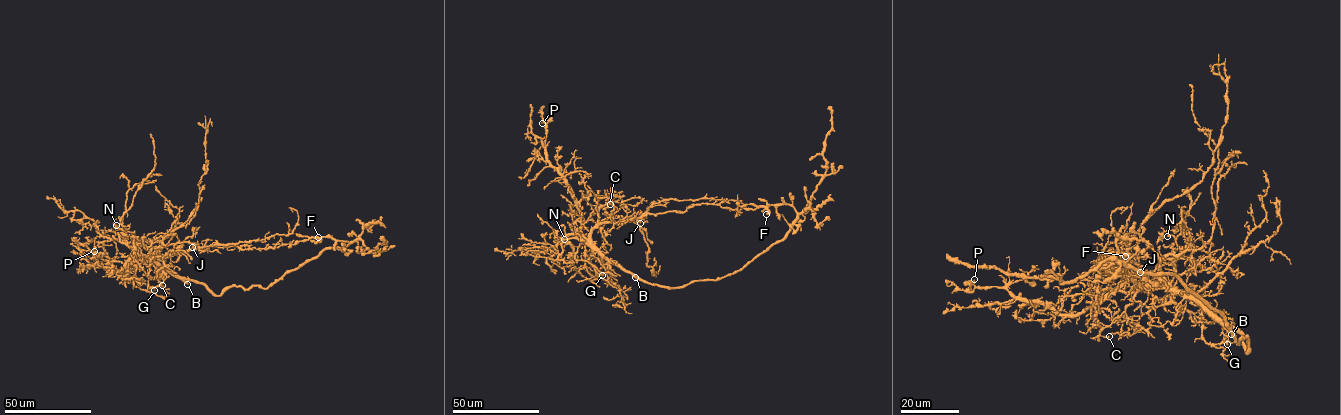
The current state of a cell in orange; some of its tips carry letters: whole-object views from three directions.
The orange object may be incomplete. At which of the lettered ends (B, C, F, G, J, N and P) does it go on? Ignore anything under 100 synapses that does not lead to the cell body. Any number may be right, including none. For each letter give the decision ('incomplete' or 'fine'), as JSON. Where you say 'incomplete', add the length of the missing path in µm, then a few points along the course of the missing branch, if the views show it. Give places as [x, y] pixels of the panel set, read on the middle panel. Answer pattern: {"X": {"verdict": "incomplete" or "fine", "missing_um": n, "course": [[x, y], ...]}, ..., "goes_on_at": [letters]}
{"B": {"verdict": "incomplete", "missing_um": 100, "course": [[635, 277], [649, 286], [632, 285], [616, 292], [608, 285], [574, 277]]}, "C": {"verdict": "fine"}, "F": {"verdict": "fine"}, "G": {"verdict": "fine"}, "J": {"verdict": "fine"}, "N": {"verdict": "fine"}, "P": {"verdict": "fine"}, "goes_on_at": ["B"]}

